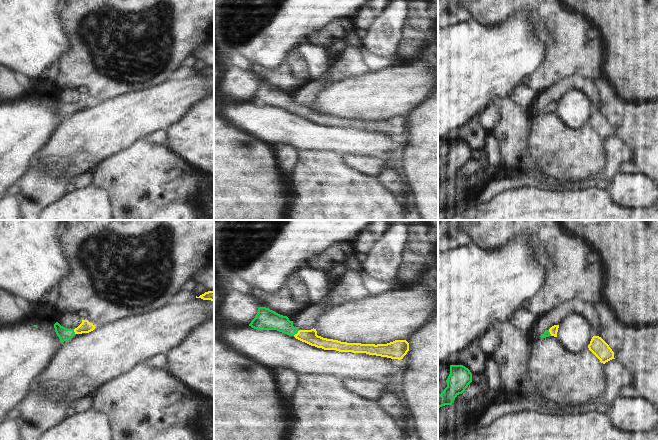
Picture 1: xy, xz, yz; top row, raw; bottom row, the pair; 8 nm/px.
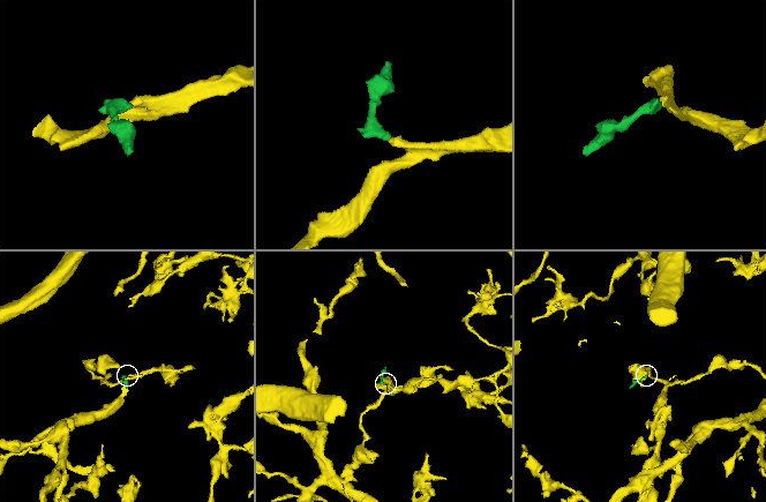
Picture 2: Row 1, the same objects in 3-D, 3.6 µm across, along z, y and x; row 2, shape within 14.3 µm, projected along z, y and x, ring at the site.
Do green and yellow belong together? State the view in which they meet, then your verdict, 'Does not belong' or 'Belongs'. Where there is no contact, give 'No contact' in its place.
Touches green in xz. Belongs

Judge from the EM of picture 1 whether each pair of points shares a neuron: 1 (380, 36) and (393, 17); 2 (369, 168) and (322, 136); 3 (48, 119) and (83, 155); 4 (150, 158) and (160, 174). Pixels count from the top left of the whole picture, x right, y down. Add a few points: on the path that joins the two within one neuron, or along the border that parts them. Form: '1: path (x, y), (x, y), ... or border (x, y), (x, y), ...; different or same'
1: path (385, 31), (390, 22); same
2: border (343, 155), (370, 155), (372, 157); different
3: border (62, 119), (43, 146); different
4: path (150, 162), (156, 170); same

